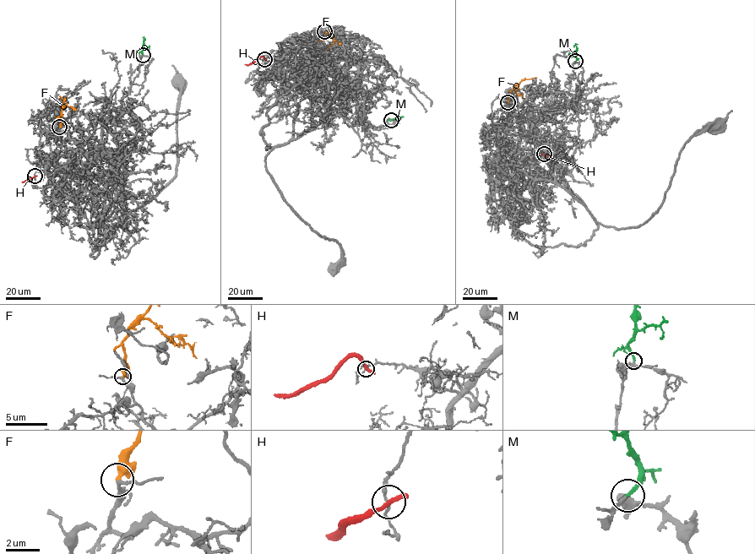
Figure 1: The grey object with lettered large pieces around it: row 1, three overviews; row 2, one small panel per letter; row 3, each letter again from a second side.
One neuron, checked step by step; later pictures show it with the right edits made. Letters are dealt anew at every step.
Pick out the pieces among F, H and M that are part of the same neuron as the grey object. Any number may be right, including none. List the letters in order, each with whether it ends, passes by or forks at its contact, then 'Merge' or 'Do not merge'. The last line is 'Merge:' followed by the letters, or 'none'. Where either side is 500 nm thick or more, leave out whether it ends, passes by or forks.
F: It ends there. Merge
H: It ends there. Do not merge
M: It ends there. Merge
Merge: F, M

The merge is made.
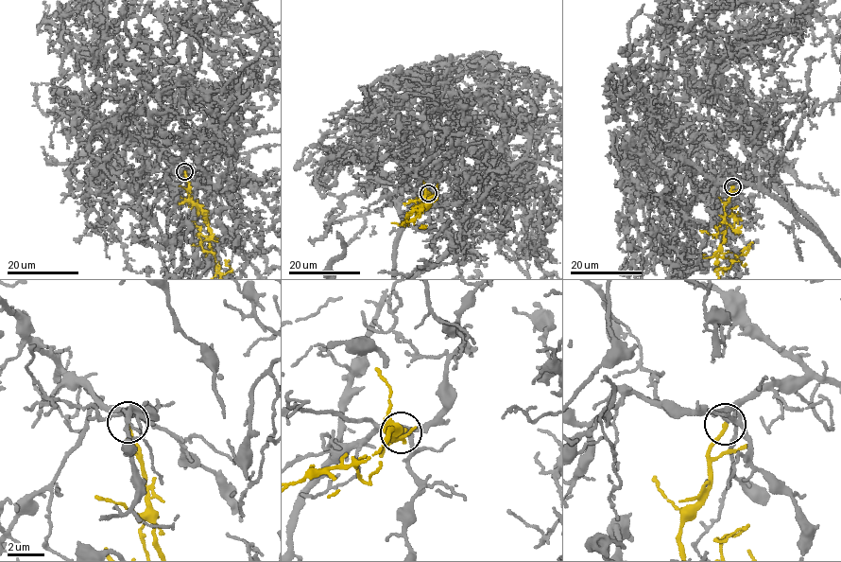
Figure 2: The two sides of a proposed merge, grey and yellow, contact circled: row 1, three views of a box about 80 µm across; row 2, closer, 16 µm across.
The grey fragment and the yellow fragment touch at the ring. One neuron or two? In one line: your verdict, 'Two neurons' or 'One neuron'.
One neuron

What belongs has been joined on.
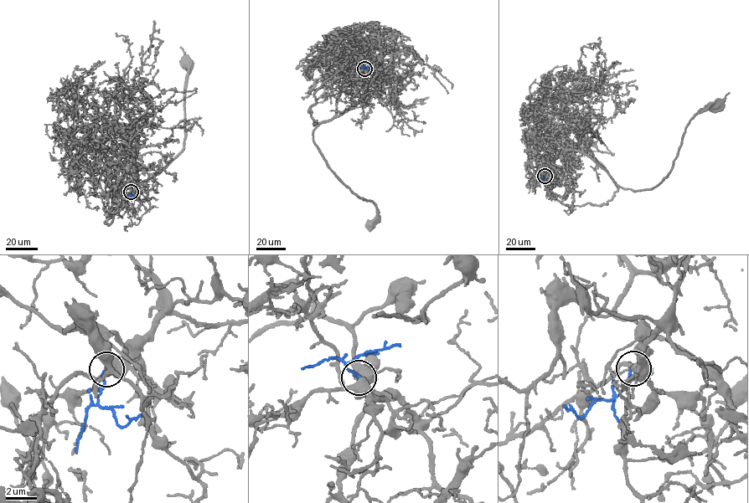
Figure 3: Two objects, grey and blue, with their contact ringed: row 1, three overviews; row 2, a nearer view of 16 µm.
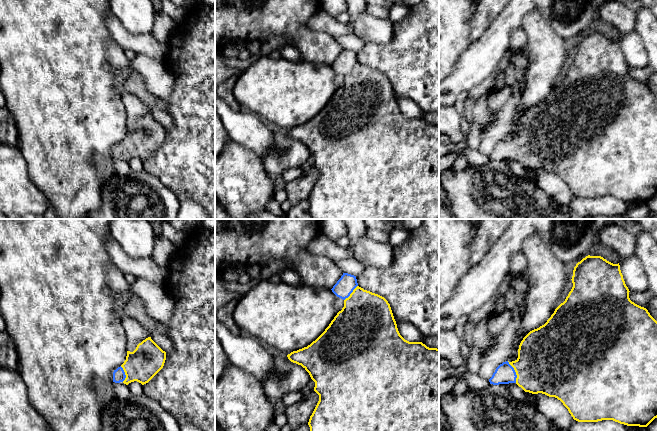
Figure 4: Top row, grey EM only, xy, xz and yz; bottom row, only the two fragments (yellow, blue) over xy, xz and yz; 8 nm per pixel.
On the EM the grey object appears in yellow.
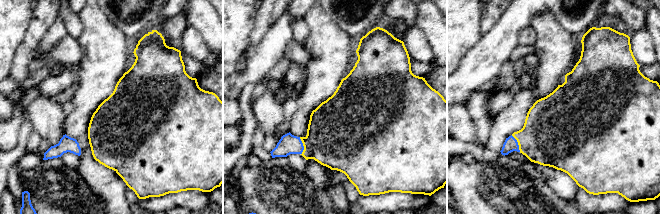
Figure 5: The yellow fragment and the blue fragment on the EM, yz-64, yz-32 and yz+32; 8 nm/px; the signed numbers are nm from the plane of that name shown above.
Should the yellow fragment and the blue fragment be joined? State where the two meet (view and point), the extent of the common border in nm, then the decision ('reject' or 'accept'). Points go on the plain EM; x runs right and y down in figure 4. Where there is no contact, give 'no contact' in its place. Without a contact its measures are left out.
yz (515, 147) | 190 nm | accept

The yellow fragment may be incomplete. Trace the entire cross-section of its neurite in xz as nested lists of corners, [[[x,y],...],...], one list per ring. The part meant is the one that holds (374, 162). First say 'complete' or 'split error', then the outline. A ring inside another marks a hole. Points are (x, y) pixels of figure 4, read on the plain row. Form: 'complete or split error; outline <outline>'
split error; outline [[[343,49],[341,54],[337,57],[337,59],[331,65],[332,68],[339,74],[344,76],[344,83],[341,87],[337,89],[334,95],[331,97],[329,102],[325,105],[325,107],[310,121],[299,125],[297,127],[293,127],[287,131],[288,135],[301,141],[310,151],[311,155],[315,158],[314,167],[319,171],[319,177],[310,192],[308,201],[310,203],[310,214],[313,219],[439,219],[439,125],[437,124],[429,124],[422,118],[409,118],[405,116],[399,109],[396,97],[394,95],[390,80],[388,77],[375,69],[364,66],[363,64],[358,62],[356,52]]]

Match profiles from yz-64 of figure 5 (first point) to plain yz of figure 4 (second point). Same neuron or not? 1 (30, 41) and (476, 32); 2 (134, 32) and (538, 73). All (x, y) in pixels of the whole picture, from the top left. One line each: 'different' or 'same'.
1: same
2: different

